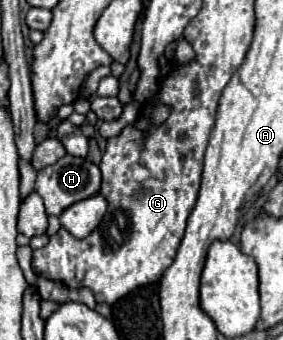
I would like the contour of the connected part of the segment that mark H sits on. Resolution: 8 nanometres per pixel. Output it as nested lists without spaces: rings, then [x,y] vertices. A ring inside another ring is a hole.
[[[64,155],[54,165],[48,165],[48,167],[38,171],[34,191],[44,199],[44,207],[46,207],[48,215],[60,215],[72,203],[82,201],[86,197],[92,197],[92,195],[96,195],[100,191],[100,169],[94,163],[90,163],[90,161],[82,159],[82,157]]]

